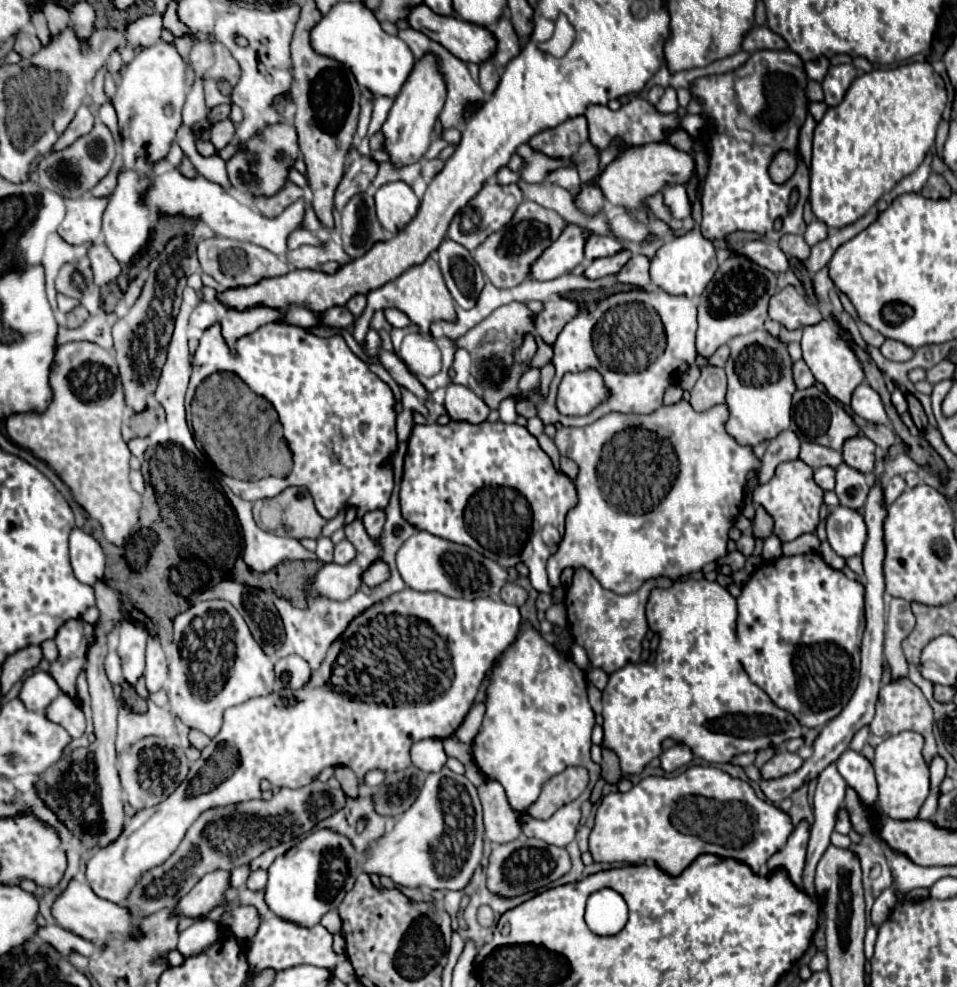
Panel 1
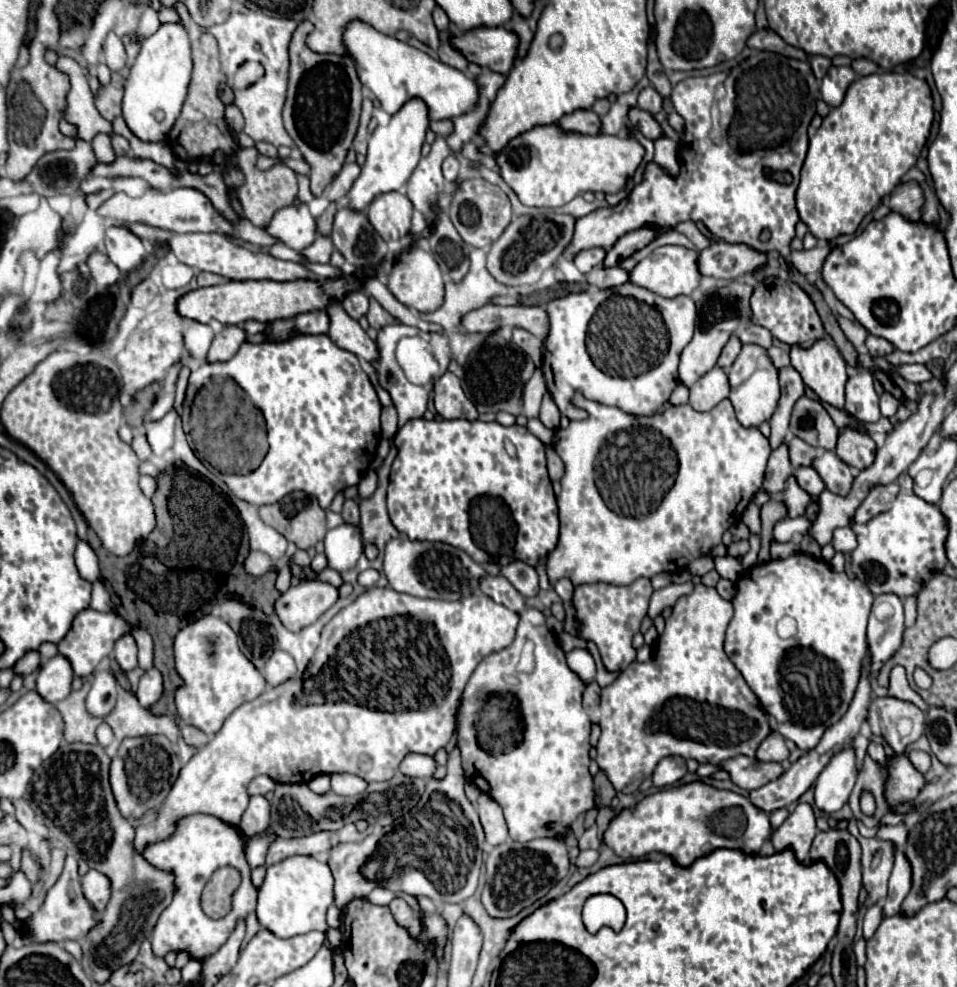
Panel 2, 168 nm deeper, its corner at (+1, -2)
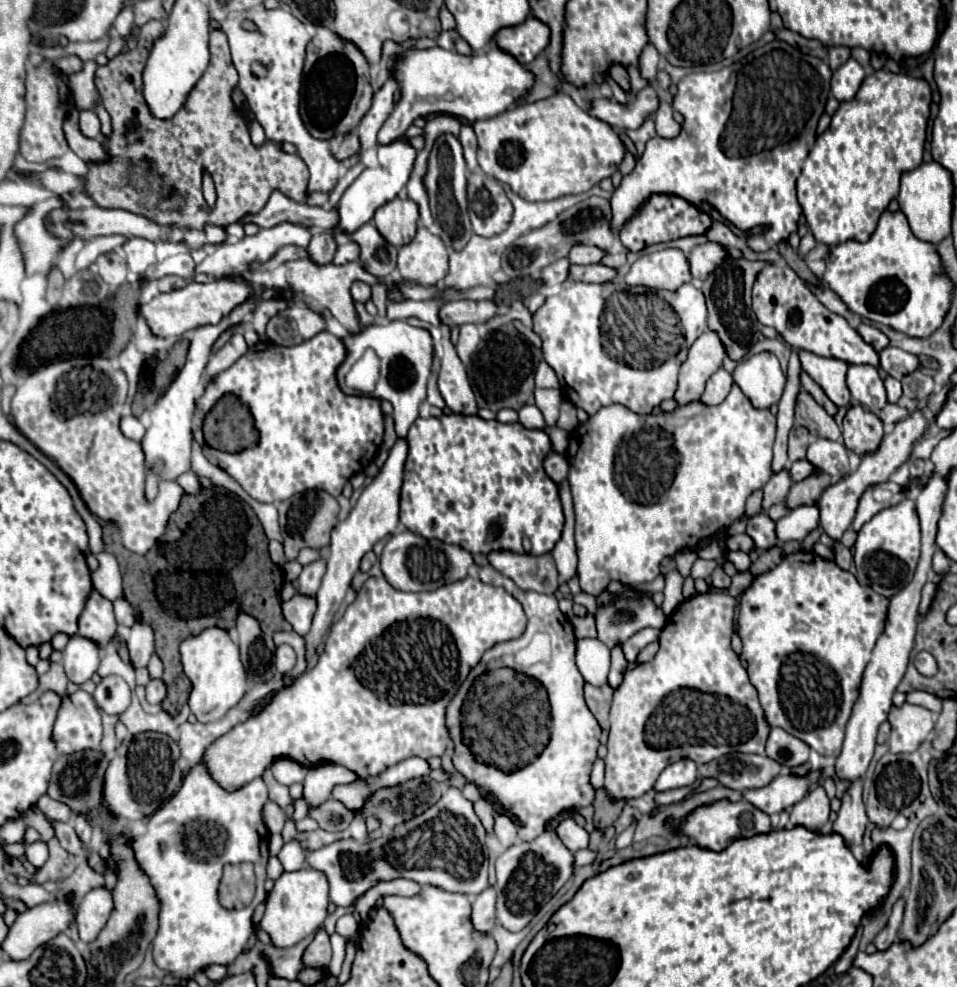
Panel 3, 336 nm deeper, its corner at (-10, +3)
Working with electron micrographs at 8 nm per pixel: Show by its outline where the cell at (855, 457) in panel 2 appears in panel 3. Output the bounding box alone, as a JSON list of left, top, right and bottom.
[842,405,884,455]

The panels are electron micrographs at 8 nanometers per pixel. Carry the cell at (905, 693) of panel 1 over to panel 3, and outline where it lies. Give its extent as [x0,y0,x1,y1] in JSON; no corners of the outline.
[888,703,934,753]

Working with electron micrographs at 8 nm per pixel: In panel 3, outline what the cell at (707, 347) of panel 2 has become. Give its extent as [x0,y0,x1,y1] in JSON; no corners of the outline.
[674,331,726,405]

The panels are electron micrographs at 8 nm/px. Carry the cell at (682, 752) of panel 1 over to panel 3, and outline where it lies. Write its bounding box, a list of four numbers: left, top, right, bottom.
[654,759,698,791]

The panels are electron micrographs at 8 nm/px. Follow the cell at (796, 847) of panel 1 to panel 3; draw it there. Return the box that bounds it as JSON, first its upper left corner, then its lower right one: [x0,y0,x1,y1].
[790,785,830,831]

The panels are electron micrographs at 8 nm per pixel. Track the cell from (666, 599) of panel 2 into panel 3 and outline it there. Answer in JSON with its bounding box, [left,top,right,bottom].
[674,551,696,577]

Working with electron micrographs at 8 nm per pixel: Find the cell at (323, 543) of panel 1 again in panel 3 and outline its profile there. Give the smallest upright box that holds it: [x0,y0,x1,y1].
[298,557,326,595]

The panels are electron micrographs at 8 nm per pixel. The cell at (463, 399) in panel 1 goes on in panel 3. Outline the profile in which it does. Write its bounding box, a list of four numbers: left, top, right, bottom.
[420,325,478,415]

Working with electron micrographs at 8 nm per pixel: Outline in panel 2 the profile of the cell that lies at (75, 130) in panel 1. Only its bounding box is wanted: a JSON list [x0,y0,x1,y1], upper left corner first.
[55,56,113,142]

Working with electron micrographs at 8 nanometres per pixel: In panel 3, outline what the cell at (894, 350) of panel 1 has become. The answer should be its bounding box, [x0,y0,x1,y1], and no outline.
[856,323,890,351]

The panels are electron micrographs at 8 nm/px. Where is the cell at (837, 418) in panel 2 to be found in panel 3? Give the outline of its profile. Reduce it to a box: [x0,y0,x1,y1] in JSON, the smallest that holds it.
[800,373,838,415]

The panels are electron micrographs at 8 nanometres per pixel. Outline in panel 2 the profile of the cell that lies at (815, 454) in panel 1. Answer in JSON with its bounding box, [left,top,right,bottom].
[787,436,817,468]

